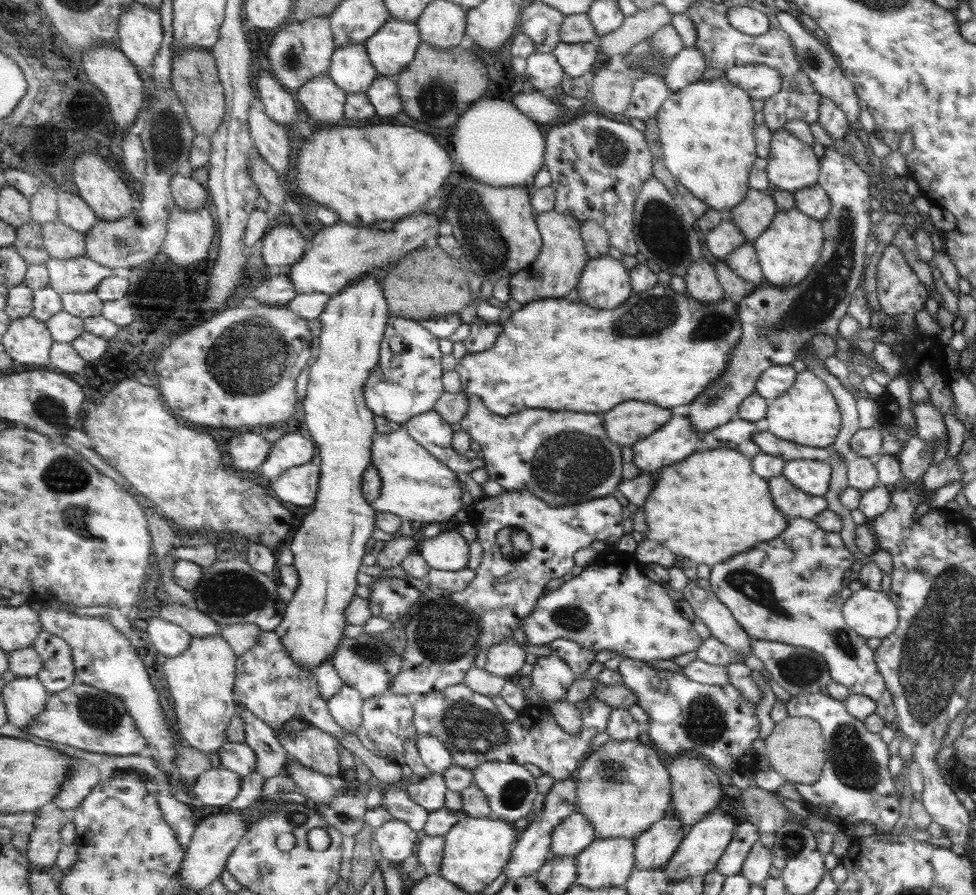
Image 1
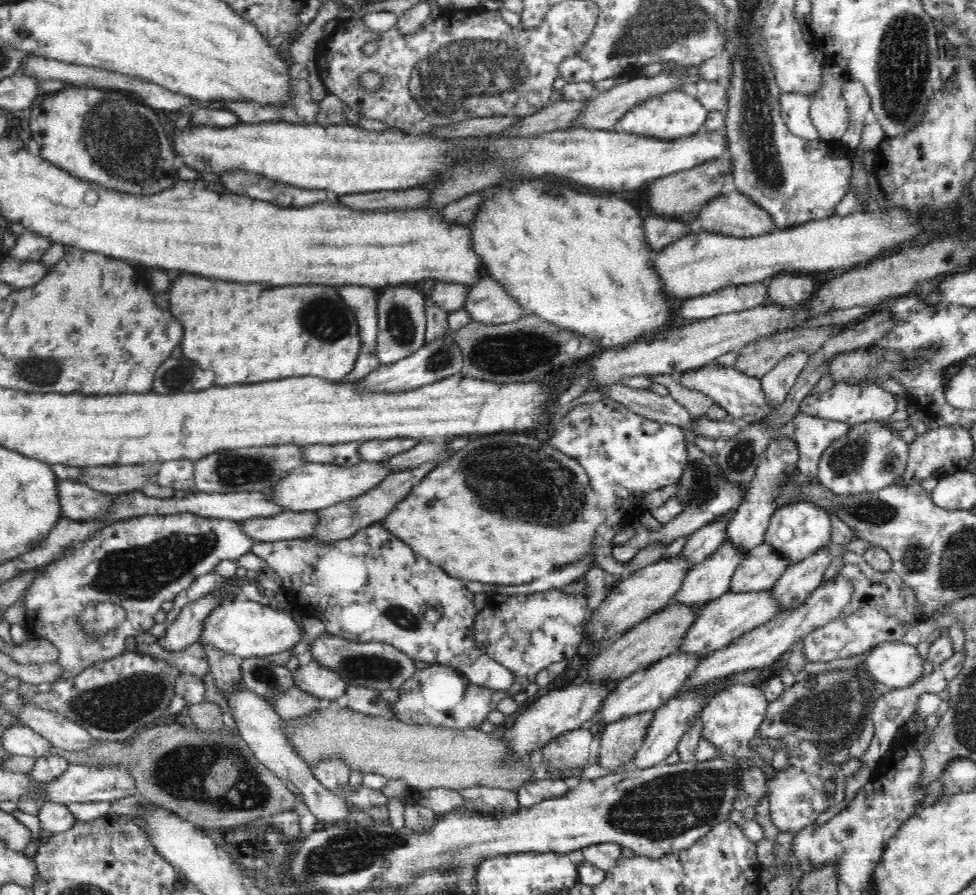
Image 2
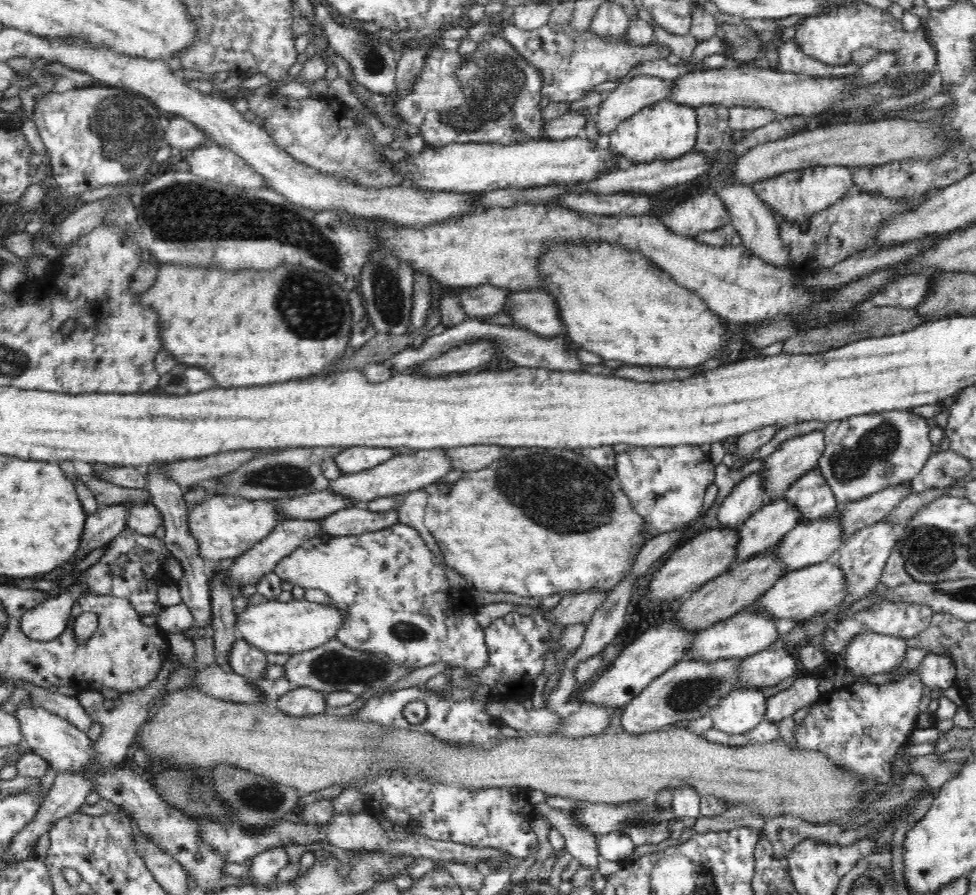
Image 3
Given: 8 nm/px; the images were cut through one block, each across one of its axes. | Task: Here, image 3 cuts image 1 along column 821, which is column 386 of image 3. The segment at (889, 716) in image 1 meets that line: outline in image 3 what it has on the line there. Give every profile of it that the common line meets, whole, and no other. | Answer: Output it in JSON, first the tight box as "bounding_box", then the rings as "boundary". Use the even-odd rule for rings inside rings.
{"bounding_box":[274,523,489,673],"boundary":[[[401,523],[389,530],[357,536],[325,535],[306,540],[292,554],[282,558],[274,571],[282,581],[287,580],[293,586],[302,586],[305,590],[322,589],[332,602],[346,611],[346,622],[336,634],[337,641],[346,648],[387,656],[408,673],[441,660],[447,661],[450,668],[463,666],[467,670],[476,670],[489,657],[485,632],[473,617],[477,608],[464,599],[464,590],[448,584],[439,561],[422,534]]]}

